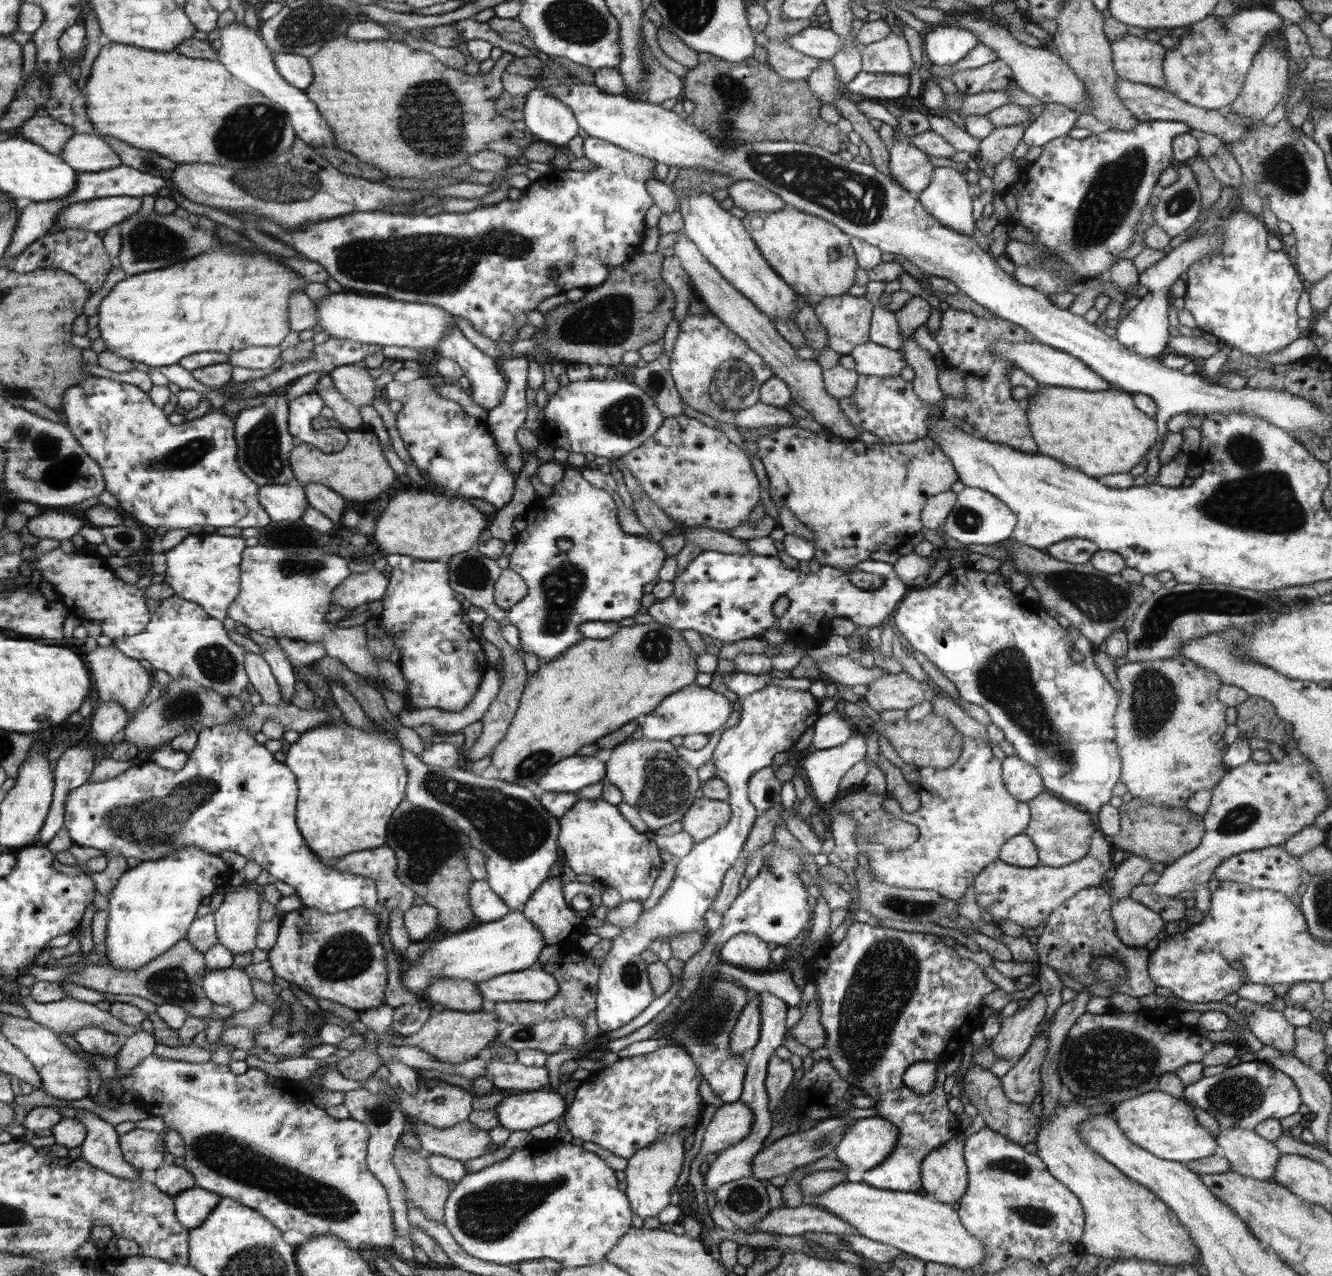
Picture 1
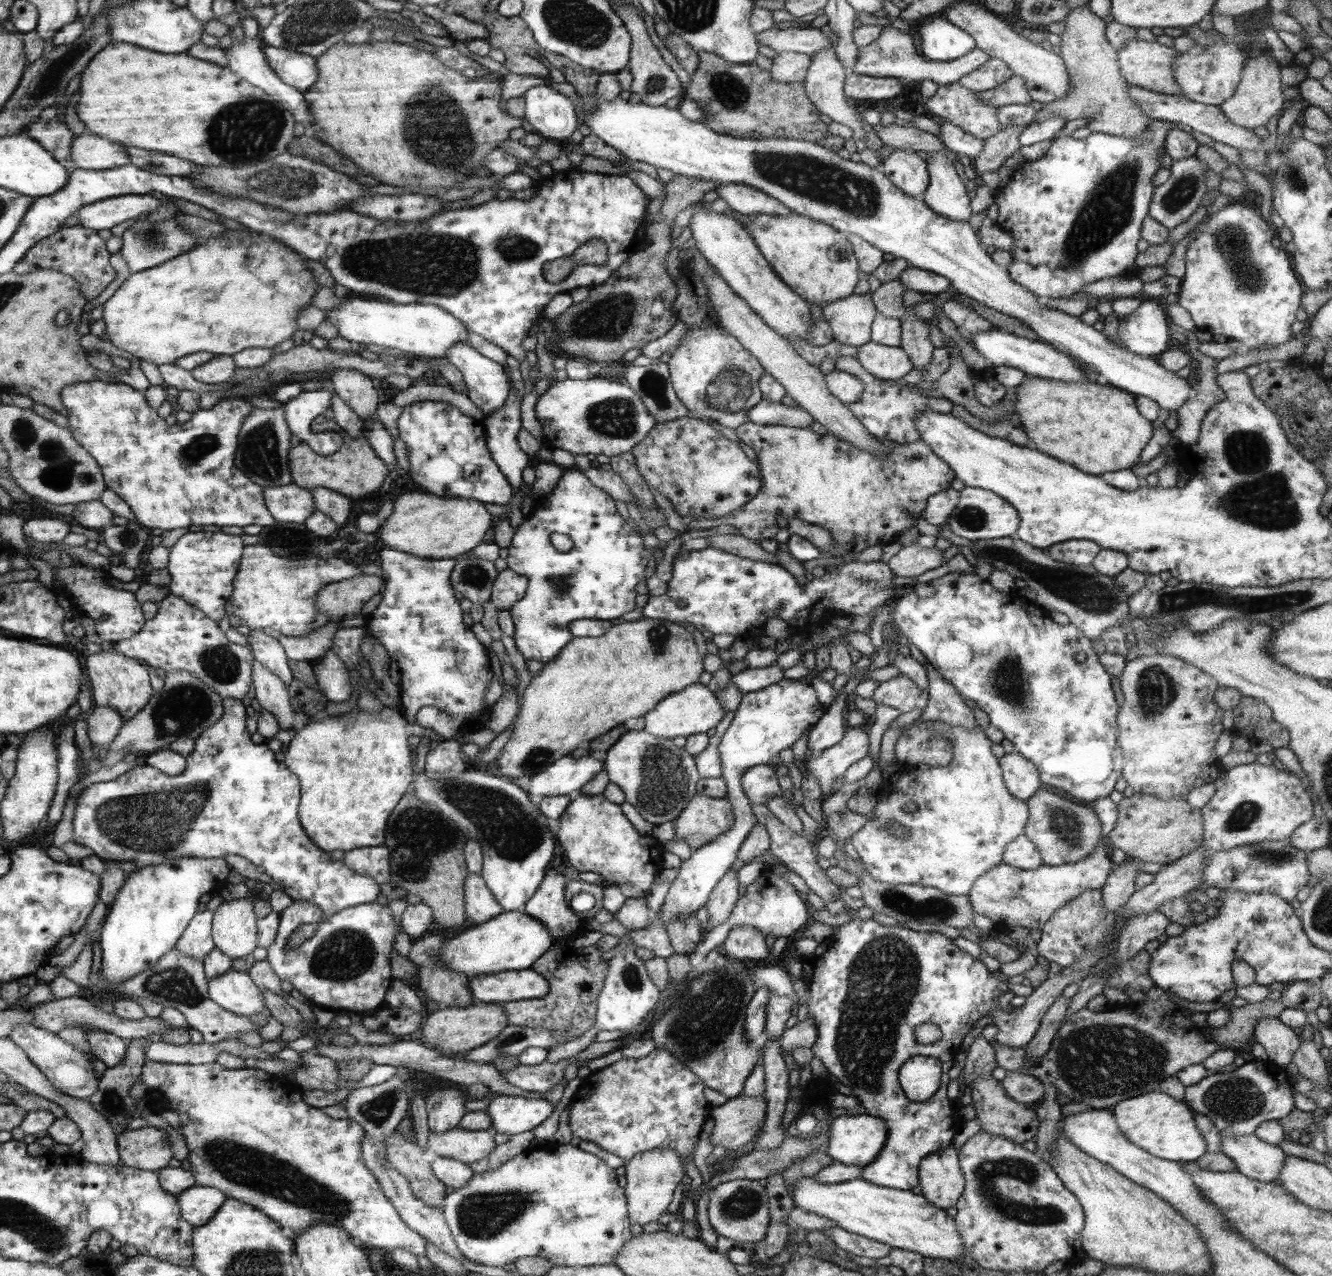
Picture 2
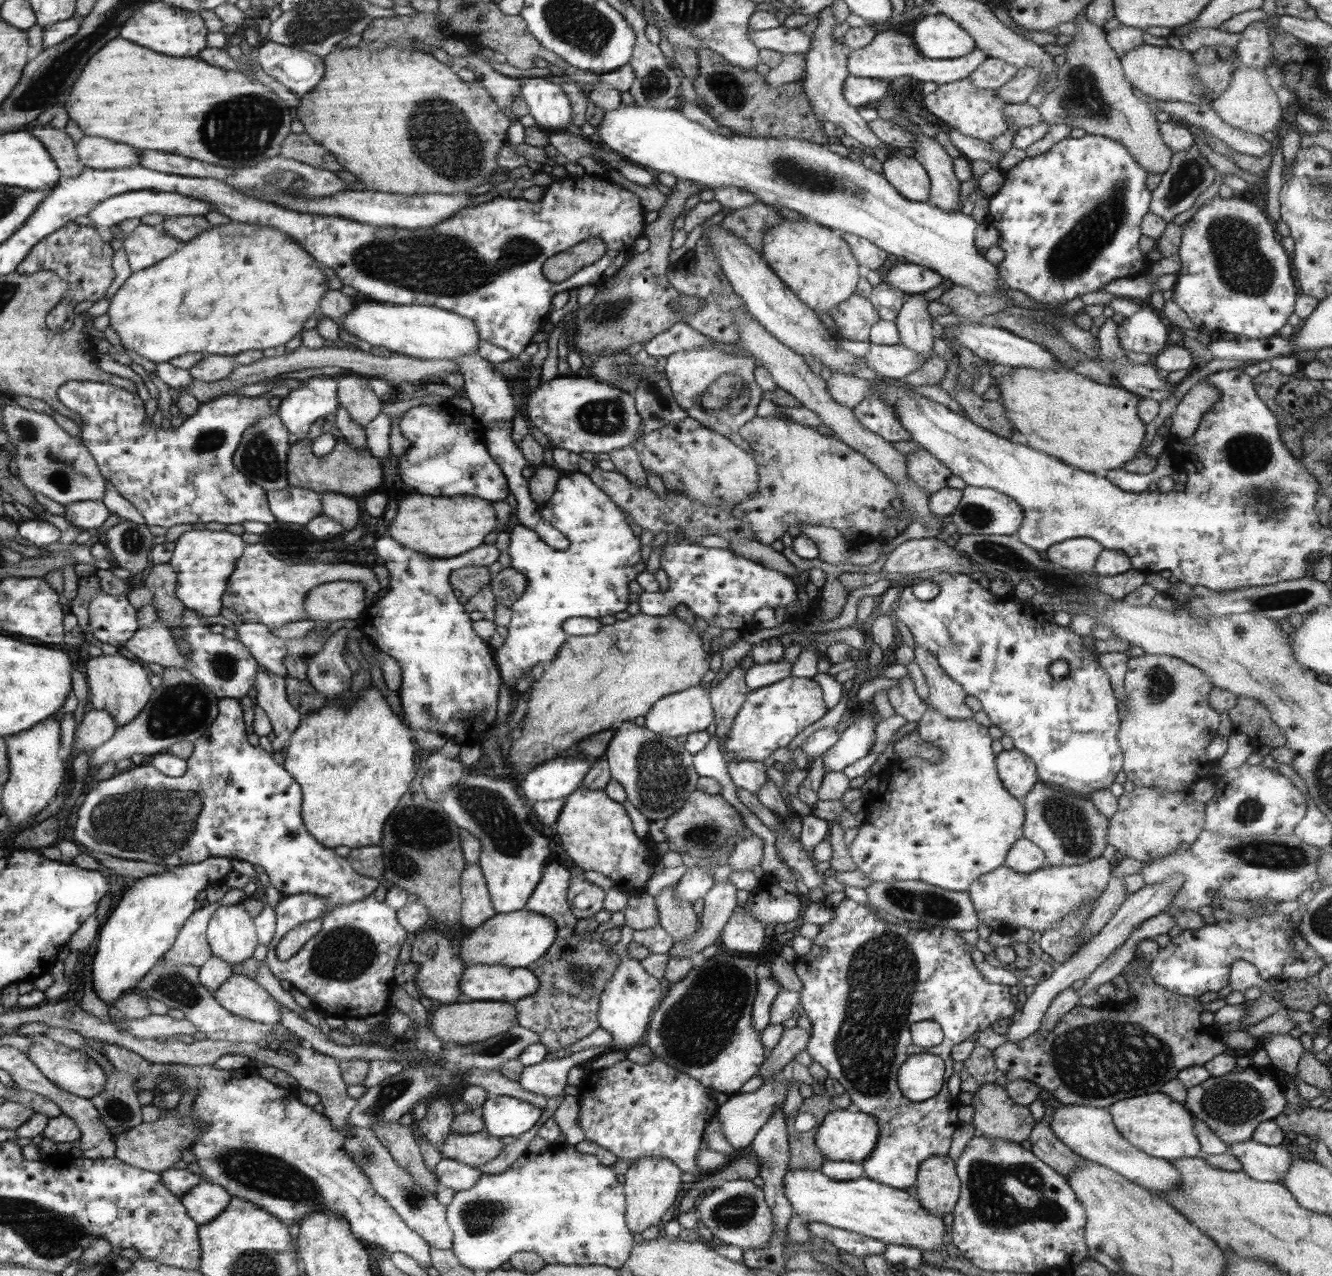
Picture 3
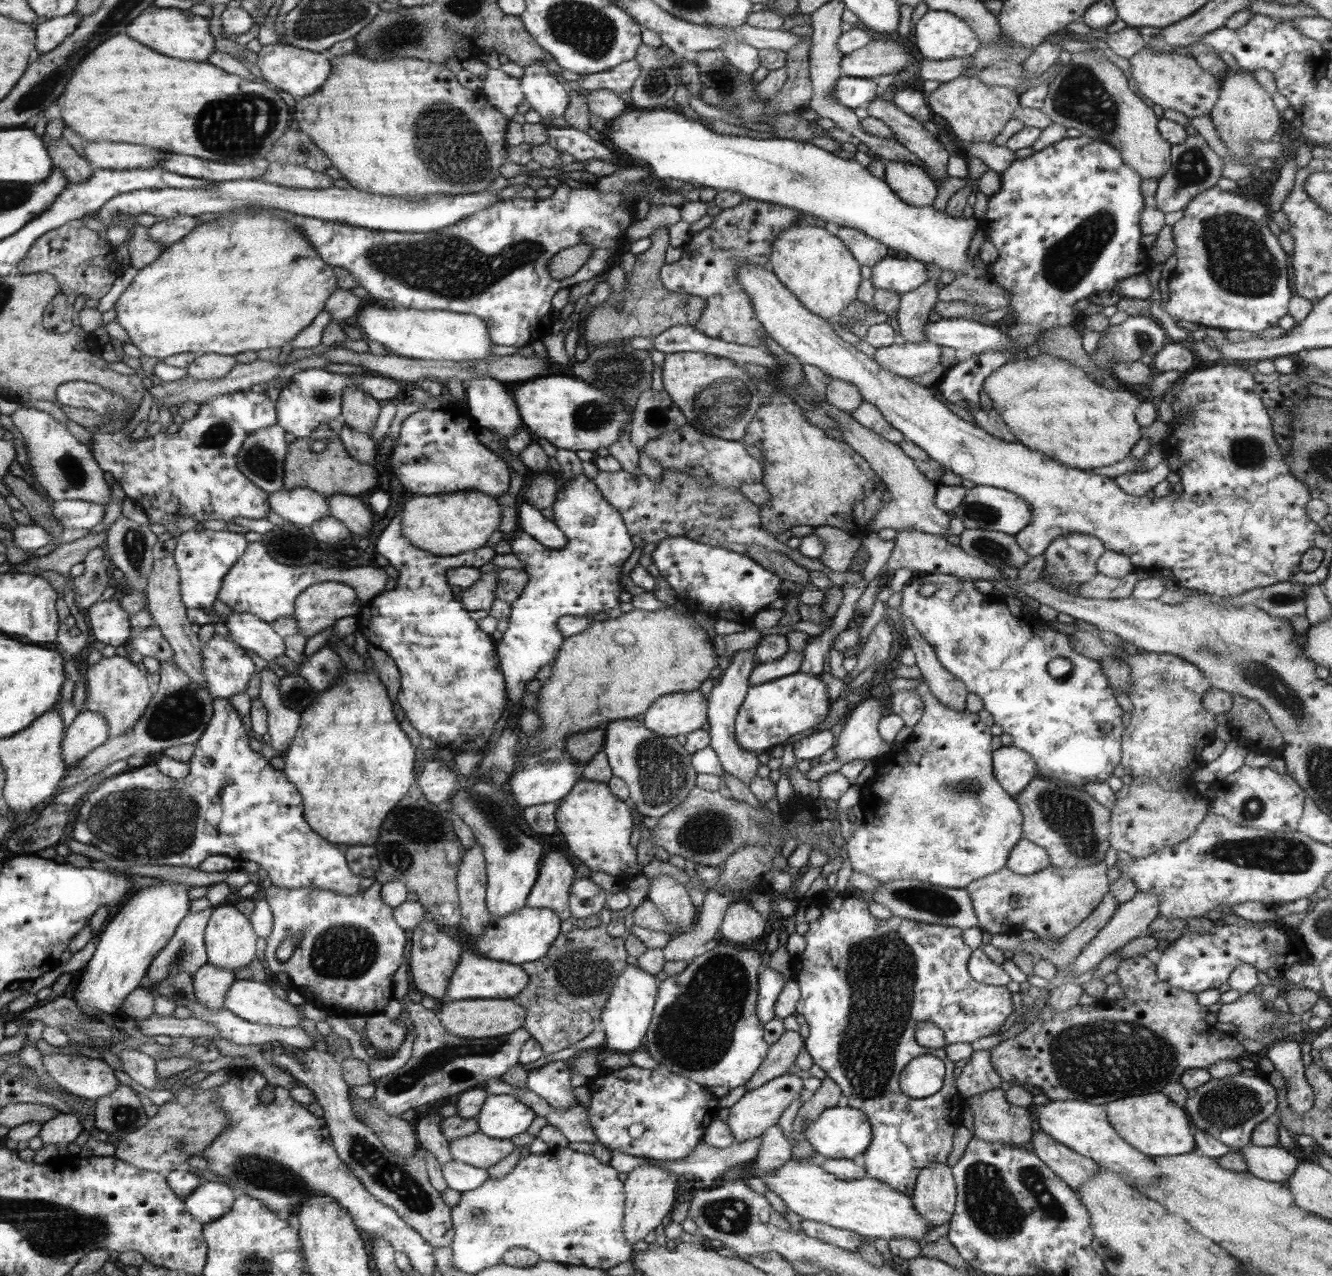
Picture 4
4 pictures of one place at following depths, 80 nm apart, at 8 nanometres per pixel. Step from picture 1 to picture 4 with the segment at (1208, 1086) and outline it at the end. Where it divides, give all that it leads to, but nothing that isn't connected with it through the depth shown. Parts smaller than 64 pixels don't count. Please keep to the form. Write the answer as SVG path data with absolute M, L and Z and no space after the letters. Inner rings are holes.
M1240 1073L1226 1078L1210 1079L1202 1086L1197 1086L1194 1090L1189 1090L1183 1109L1190 1117L1194 1127L1205 1130L1226 1146L1242 1147L1251 1142L1251 1136L1254 1129L1274 1114L1278 1106L1276 1090L1268 1083L1267 1076L1256 1076L1255 1074Z

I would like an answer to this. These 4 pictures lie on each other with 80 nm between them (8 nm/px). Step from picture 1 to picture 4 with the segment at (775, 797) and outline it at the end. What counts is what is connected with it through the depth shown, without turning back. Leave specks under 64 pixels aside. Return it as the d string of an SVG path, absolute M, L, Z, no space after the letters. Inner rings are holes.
M741 650L733 654L730 658L730 664L723 668L722 678L717 686L712 688L708 694L707 703L710 704L708 712L708 724L710 724L711 747L718 755L719 761L724 771L728 771L732 776L743 780L746 784L754 778L756 769L760 767L757 756L737 744L735 737L735 718L740 706L744 703L750 688L749 676L753 668L757 665L755 658L755 650Z

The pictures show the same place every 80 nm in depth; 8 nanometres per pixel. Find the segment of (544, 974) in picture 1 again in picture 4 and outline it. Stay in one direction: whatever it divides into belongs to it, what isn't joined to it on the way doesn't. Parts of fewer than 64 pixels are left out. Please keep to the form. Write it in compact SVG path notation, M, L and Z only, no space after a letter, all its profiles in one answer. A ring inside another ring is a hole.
M464 944L462 959L459 962L459 968L452 976L451 988L447 990L446 1000L514 999L531 984L531 976L524 971L522 966L508 962L498 962L498 960L491 960L491 958L486 958L484 955L478 955L470 950L466 944Z

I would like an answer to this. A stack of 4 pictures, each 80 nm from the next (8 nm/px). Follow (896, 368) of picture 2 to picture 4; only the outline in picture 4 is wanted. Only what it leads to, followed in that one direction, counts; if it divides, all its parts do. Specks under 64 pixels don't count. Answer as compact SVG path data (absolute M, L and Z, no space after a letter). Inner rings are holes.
M930 341L919 343L891 344L876 348L876 362L894 374L911 379L930 372L940 364L942 350L939 344Z

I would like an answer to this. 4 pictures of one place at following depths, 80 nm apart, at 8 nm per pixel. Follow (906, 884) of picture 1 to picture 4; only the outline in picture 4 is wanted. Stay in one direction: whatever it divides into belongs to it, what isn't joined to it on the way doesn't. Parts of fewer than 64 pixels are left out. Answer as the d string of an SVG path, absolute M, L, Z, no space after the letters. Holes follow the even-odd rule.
M923 677L916 679L920 680L917 693L923 698L923 717L912 727L913 732L910 739L904 742L906 743L906 749L900 749L890 754L884 753L882 756L871 760L867 778L861 787L861 806L864 809L861 827L851 834L850 840L848 840L845 846L853 872L862 872L873 876L883 883L902 879L919 880L920 882L946 886L946 888L965 889L968 884L977 878L988 876L1007 866L1010 851L1016 846L1017 842L1020 842L1020 839L1024 838L1022 828L1023 814L1015 797L1008 794L1002 788L1002 785L997 781L993 773L993 751L992 744L990 743L992 735L990 734L990 727L980 721L978 713L947 708L934 697L928 683L923 680Z

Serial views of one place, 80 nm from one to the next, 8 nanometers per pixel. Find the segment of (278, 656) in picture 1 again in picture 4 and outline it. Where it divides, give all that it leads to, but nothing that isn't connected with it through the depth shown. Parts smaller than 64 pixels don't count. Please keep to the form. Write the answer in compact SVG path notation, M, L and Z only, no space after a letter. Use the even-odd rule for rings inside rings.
M232 611L225 618L225 625L233 642L252 650L278 671L272 660L284 654L284 638L278 636L268 622L255 614Z

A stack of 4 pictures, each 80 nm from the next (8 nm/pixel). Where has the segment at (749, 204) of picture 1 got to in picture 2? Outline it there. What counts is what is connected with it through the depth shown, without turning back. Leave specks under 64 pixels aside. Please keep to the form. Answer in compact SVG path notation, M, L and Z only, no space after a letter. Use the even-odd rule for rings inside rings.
M724 183L715 186L718 196L734 210L736 215L749 215L752 213L788 216L793 211L784 206L778 199L772 198L760 189L742 183Z

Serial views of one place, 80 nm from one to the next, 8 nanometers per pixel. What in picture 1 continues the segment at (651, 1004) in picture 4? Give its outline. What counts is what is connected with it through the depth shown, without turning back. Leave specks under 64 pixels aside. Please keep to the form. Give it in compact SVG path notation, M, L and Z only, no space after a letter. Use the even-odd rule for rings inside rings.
M766 685L741 698L740 721L722 732L713 751L716 777L726 782L729 788L728 802L731 805L731 820L718 833L702 842L696 842L687 855L679 858L670 887L662 898L642 915L634 927L622 930L619 936L610 940L612 947L600 966L599 994L595 1008L596 1020L601 1033L622 1028L644 1012L654 1000L647 975L647 963L642 955L649 950L654 940L669 941L682 932L696 932L704 935L704 912L713 906L723 886L723 878L740 857L743 846L750 836L759 813L748 796L748 780L766 767L772 766L774 754L787 752L798 742L798 738L820 718L818 702L808 690Z

